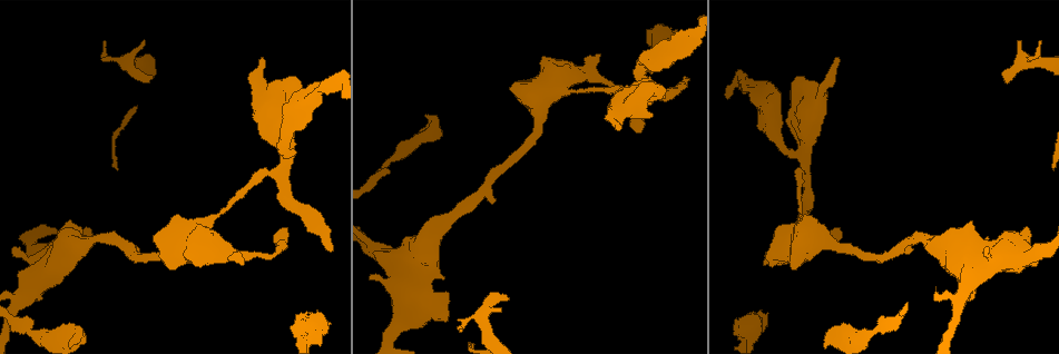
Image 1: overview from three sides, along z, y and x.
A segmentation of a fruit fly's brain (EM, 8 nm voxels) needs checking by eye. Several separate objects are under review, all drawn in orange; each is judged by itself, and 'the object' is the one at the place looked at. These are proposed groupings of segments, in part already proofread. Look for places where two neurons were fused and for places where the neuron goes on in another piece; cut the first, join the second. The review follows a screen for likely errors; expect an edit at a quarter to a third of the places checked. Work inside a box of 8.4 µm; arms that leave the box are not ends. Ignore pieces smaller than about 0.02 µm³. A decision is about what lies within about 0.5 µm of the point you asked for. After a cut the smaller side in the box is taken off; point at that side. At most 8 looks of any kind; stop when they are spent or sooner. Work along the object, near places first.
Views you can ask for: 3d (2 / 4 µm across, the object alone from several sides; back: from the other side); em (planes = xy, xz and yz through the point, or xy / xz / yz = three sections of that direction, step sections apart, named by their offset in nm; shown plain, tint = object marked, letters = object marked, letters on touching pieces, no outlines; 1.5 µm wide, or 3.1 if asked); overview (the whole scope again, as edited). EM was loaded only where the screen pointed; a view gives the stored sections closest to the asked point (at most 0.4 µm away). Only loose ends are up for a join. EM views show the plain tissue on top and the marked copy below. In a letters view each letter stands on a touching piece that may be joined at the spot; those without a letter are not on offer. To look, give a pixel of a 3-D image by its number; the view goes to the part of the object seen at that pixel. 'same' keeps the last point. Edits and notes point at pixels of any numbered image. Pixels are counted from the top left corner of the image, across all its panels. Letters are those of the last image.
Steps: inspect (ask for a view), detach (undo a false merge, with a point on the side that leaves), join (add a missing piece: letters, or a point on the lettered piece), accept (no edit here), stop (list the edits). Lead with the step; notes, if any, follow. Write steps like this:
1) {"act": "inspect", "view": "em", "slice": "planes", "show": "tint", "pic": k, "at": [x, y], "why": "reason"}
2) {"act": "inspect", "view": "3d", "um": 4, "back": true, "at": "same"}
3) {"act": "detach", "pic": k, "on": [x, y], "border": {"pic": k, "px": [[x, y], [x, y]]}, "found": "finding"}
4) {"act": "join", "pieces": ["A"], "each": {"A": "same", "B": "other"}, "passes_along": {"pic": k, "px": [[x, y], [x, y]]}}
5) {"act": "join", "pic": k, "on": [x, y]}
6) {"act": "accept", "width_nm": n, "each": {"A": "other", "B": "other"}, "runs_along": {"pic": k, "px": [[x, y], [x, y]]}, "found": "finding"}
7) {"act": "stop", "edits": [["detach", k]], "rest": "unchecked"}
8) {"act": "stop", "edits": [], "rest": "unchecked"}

{"act": "inspect", "view": "em", "slice": "yz", "step": 8, "show": "letters", "pic": 1, "at": [151, 79], "why": "free end"}

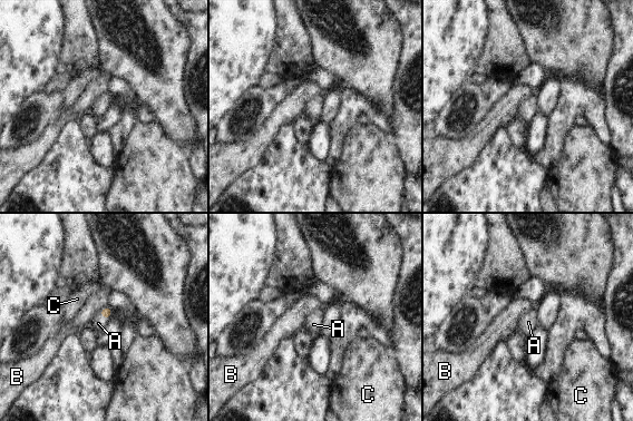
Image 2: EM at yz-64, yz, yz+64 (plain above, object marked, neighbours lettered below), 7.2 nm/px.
{"act": "inspect", "view": "em", "slice": "planes", "show": "letters", "at": "same"}

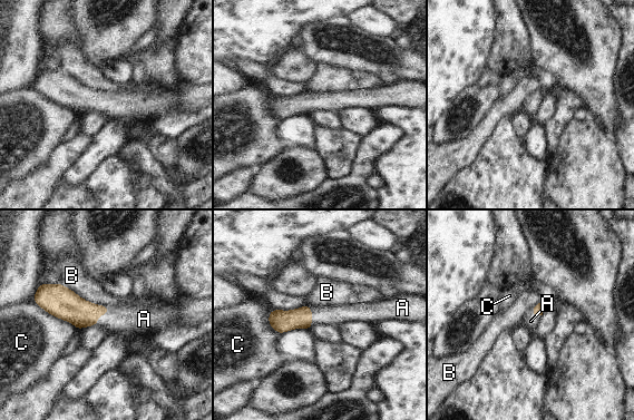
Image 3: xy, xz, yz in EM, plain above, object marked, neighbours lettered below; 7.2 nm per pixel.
{"act": "join", "pieces": ["A"], "each": {"A": "same", "B": "other", "C": "other"}, "passes_along": {"pic": 3, "px": [[68, 305], [101, 314], [136, 318]]}, "found": "the neuron continues"}

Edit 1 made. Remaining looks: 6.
{"act": "inspect", "view": "em", "slice": "xz", "step": 8, "show": "tint", "pic": 1, "at": [619, 129], "why": "free end"}

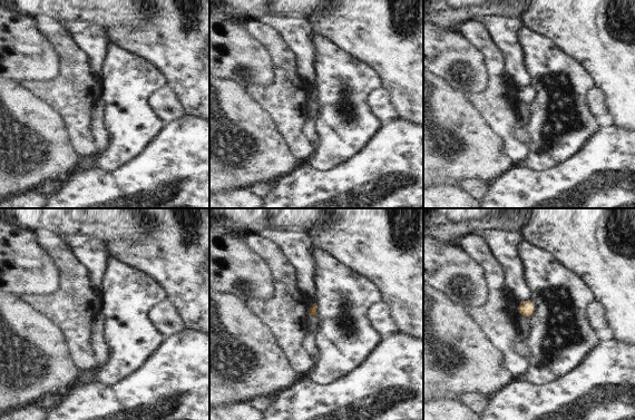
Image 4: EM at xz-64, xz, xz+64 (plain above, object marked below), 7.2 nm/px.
{"act": "inspect", "view": "em", "slice": "planes", "show": "letters", "at": "same"}

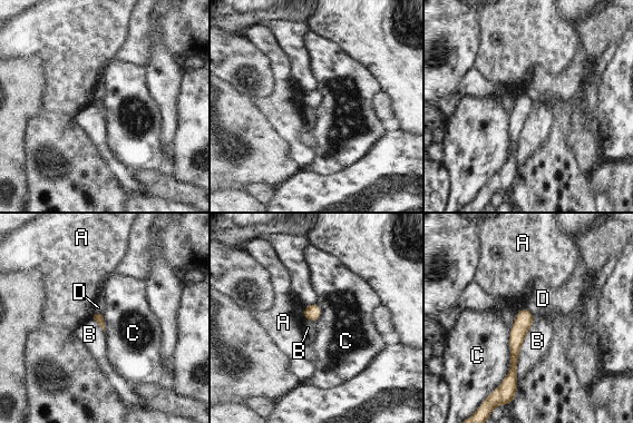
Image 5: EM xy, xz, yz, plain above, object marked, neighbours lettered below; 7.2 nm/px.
{"act": "accept", "each": {"A": "other", "B": "other", "C": "other", "D": "other"}, "border": {"pic": 5, "px": [[512, 326], [509, 370], [495, 389]]}, "found": "no lettered piece goes on from it"}

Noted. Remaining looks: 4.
{"act": "inspect", "view": "overview", "why": "redraw"}

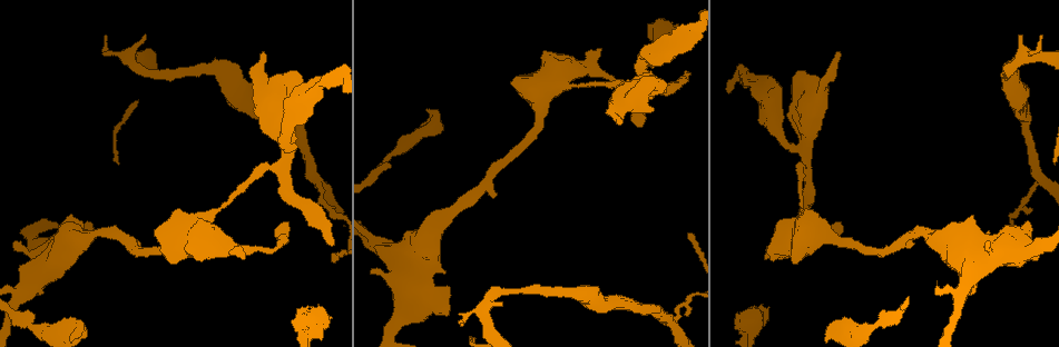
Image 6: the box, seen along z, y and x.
{"act": "inspect", "view": "3d", "um": 4, "pic": 6, "at": [644, 124], "why": "an open end"}

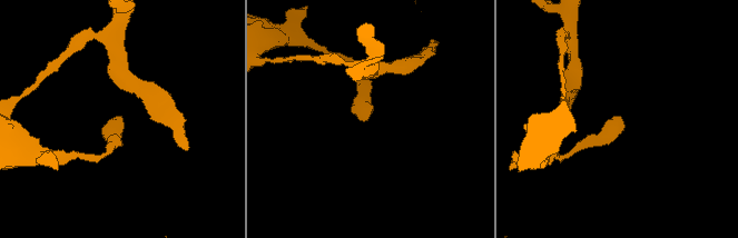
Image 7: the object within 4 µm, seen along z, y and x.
{"act": "inspect", "view": "em", "slice": "xy", "step": 4, "show": "tint", "pic": 7, "at": [368, 117], "why": "now the EM"}

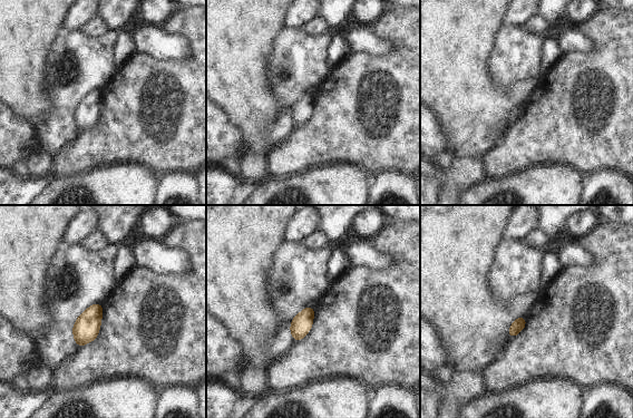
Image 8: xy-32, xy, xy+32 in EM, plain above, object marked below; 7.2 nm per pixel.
{"act": "inspect", "view": "em", "slice": "planes", "show": "letters", "at": "same"}

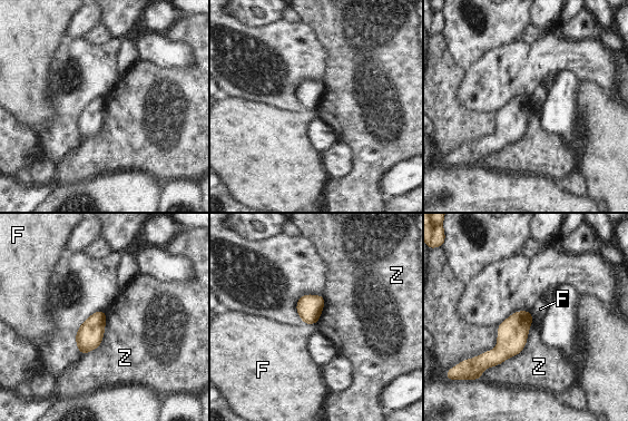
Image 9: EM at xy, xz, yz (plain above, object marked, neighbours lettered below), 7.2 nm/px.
{"act": "accept", "longest_contact_nm": ["Z", 600], "each": {"F": "other", "Z": "other"}, "border": {"pic": 9, "px": [[532, 315], [526, 346], [481, 378]]}, "found": "none of them fits"}

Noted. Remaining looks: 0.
{"act": "stop", "edits": [["join", 3]], "rest": "unchecked"}

